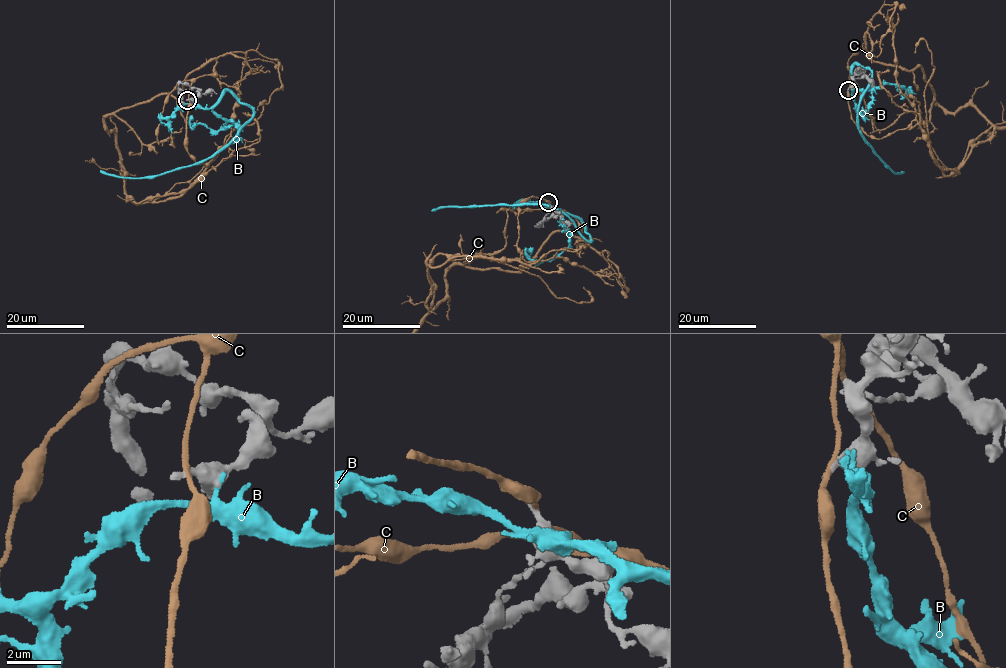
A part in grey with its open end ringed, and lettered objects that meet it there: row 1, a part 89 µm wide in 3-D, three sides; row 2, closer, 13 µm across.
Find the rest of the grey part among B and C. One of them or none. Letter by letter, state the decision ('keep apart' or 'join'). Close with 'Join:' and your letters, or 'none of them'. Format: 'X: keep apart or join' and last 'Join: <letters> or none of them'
B: keep apart
C: keep apart
Join: none of them

